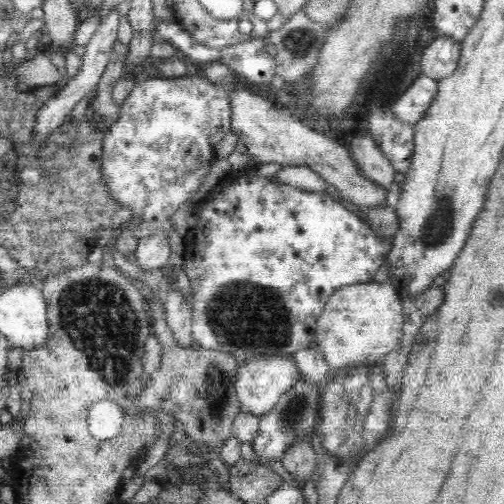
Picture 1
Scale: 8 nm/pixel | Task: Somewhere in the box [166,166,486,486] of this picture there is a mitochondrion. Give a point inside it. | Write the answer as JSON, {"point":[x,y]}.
{"point":[241,314]}

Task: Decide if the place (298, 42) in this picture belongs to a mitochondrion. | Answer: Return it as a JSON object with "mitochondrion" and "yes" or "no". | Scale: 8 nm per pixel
{"mitochondrion":"yes"}

